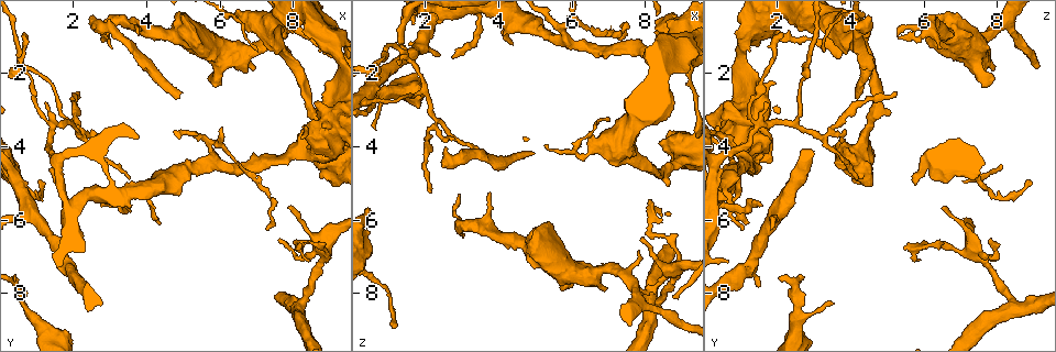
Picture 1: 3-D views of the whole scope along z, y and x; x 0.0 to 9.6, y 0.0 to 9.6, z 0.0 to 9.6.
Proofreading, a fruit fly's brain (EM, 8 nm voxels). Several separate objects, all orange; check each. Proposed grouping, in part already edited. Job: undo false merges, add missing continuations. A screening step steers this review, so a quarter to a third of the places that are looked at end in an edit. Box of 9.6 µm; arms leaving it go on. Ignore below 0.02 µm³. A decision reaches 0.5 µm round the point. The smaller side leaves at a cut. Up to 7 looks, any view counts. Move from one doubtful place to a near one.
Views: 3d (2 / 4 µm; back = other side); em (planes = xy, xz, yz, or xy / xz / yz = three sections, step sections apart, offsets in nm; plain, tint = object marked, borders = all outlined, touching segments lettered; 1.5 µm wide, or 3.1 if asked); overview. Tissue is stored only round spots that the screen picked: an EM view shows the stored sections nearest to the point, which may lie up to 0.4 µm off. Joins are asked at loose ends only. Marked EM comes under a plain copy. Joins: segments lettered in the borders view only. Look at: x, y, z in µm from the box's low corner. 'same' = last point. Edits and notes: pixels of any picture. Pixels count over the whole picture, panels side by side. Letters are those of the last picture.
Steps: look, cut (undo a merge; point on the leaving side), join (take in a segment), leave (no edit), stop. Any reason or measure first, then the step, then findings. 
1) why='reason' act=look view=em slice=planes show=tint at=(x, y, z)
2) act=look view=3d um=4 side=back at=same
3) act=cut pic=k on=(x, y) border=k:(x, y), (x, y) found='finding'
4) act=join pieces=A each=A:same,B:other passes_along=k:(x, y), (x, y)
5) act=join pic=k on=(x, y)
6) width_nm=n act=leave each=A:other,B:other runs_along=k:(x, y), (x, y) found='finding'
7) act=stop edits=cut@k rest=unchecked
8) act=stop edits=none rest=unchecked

why='branch stops here' act=look view=3d um=4 at=(7.80, 1.35, 6.90)

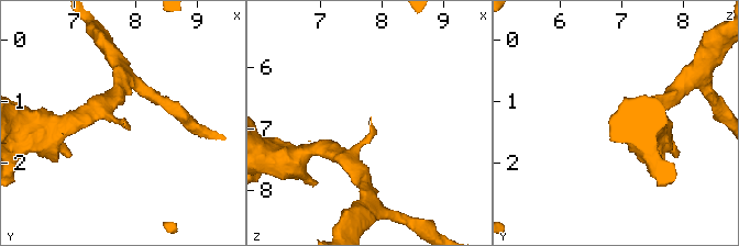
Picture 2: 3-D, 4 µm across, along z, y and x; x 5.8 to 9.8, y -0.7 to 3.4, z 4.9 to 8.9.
act=look view=em slice=yz step=8 show=borders at=(7.80, 1.40, 6.85)

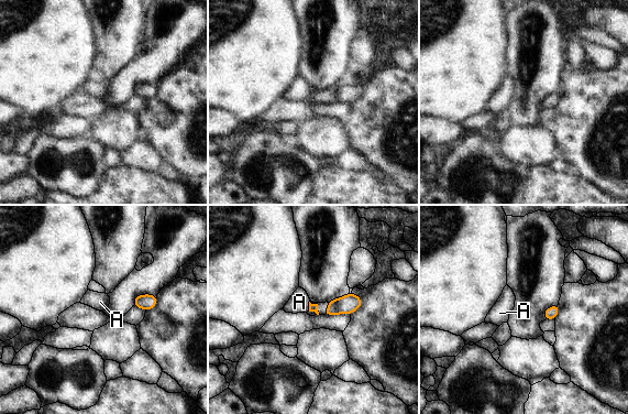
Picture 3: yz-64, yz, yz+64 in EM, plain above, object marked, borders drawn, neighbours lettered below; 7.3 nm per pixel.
act=join pieces=A each=A:same found='the neuron continues'

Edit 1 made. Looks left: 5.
act=look view=em slice=planes show=borders at=(2.75, 3.90, 3.80)

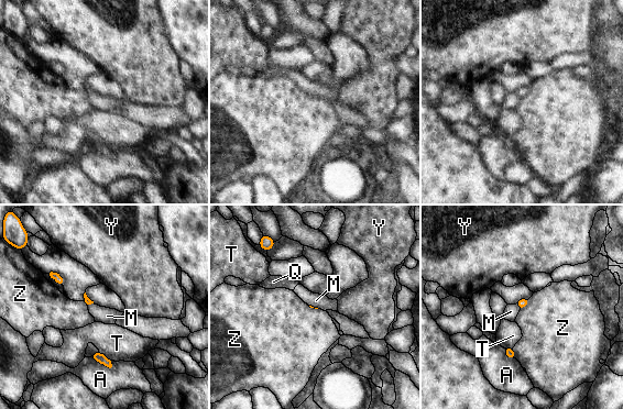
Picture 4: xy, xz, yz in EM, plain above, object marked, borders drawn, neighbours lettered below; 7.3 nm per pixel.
act=leave each=A:other,M:other,Q:other,T:other,Y:other,Z:other border=4:(529, 298), (529, 302), (520, 310) found='no lettered segment goes on from it'

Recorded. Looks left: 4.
why='arms run side by side' act=look view=3d um=2 at=(5.75, 4.00, 0.75)

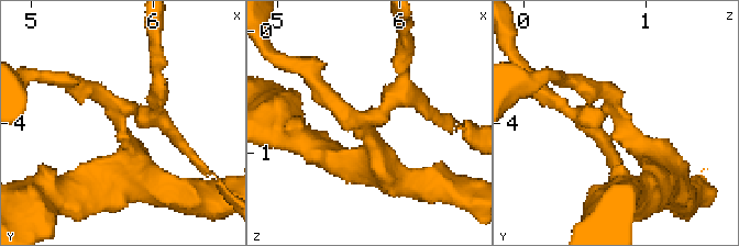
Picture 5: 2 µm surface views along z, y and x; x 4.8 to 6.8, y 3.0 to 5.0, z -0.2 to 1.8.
arms=4 why='need the tissue' act=look view=em slice=planes show=tint at=(5.72, 3.96, 0.80)

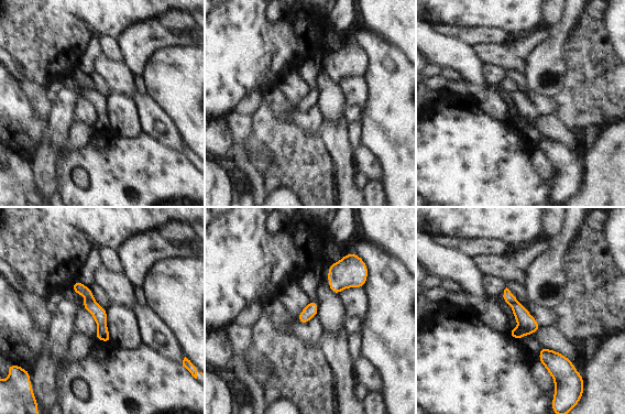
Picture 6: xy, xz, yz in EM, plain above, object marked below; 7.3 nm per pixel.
act=look view=em slice=planes show=borders at=same

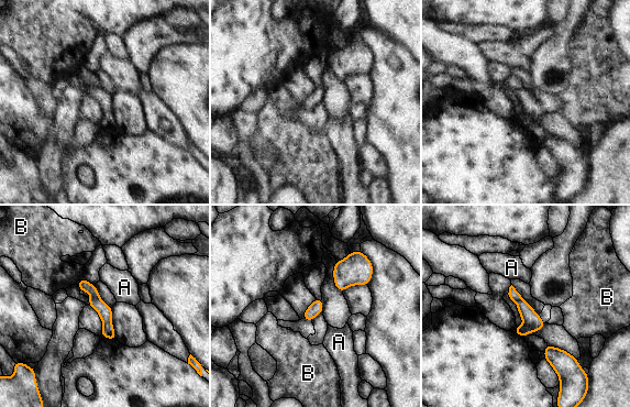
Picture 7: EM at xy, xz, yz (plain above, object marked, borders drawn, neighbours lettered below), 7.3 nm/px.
width_nm=100 act=cut pic=7 on=(84, 285) each=A:other,B:other border=7:(91, 297), (98, 298) found='a second neuron is stuck on'

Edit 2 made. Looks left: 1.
act=stop edits=join@3,cut@7 rest=unchecked

